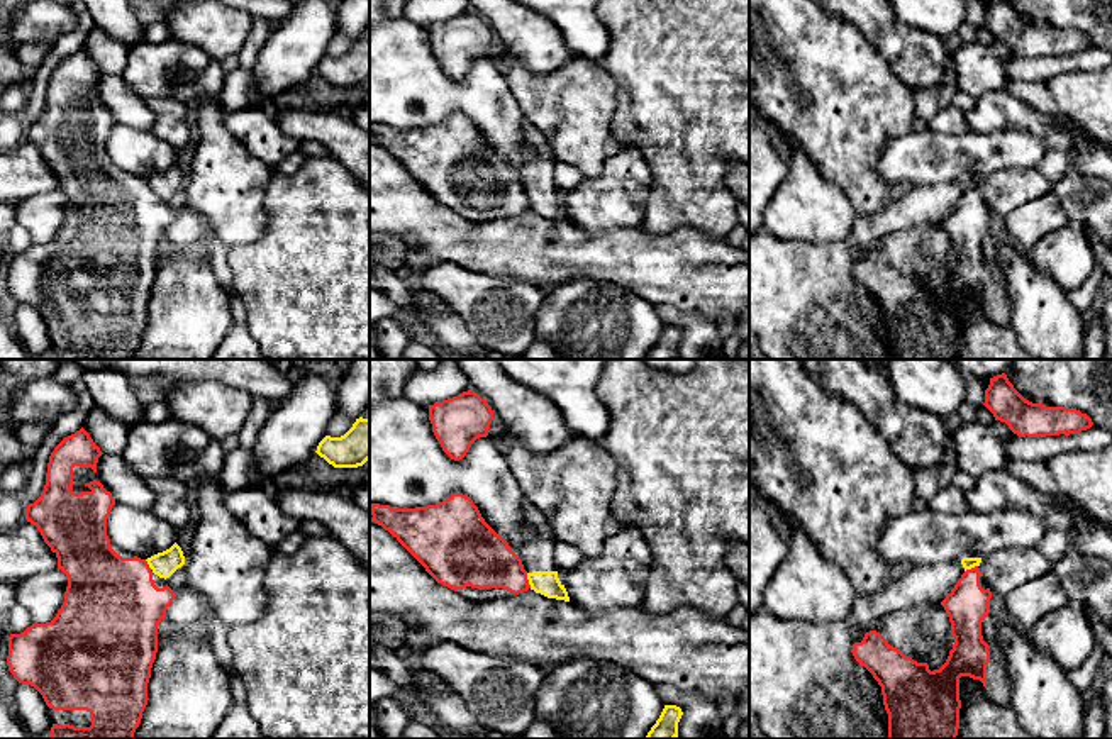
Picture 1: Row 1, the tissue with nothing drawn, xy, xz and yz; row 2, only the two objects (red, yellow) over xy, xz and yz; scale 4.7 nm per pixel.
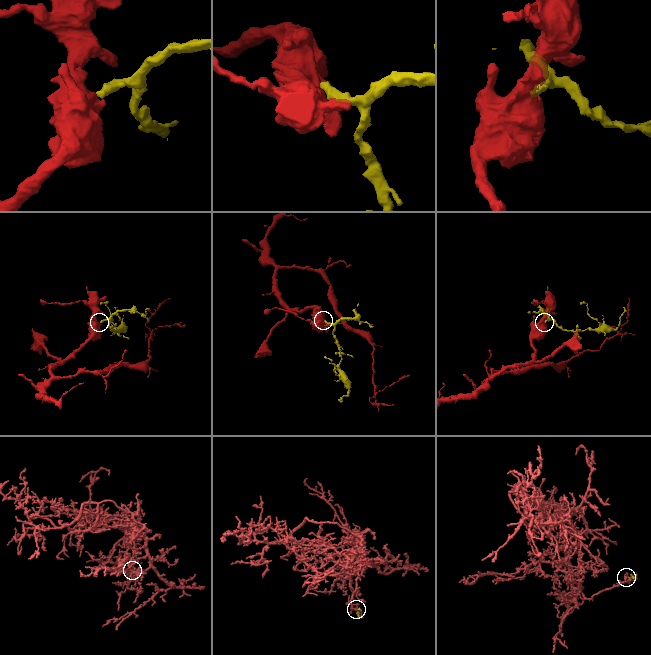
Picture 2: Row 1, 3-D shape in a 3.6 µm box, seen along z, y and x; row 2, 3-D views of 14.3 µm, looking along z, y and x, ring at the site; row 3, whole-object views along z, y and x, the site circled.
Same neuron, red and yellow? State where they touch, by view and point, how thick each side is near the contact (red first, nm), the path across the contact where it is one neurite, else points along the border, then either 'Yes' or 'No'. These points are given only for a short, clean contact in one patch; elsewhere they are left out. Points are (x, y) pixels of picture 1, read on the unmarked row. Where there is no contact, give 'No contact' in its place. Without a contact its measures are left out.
Touches red at xz (528, 200). Thickness 280 nm (red) against 120 nm. Boundary: xz (526, 194), (531, 207). No

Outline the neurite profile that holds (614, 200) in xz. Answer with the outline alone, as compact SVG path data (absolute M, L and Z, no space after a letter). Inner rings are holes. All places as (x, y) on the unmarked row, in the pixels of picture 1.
M636 147L607 156L602 171L564 193L570 222L587 232L637 229L653 186L653 169Z

